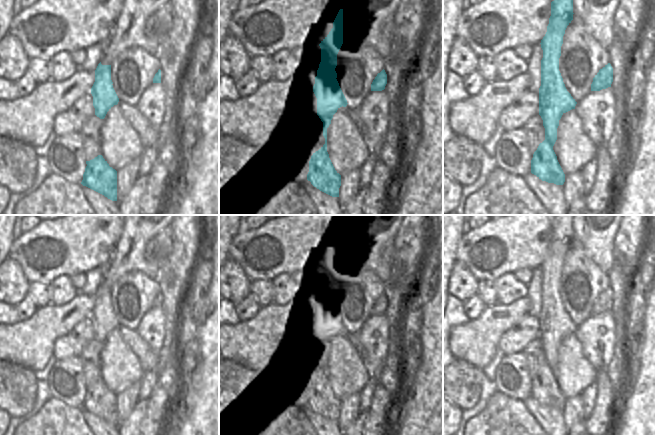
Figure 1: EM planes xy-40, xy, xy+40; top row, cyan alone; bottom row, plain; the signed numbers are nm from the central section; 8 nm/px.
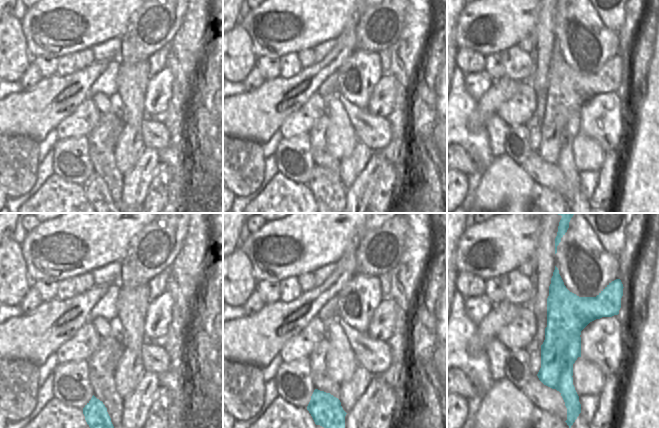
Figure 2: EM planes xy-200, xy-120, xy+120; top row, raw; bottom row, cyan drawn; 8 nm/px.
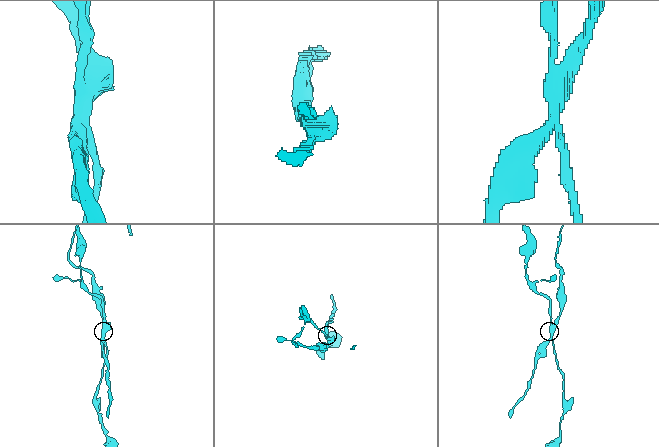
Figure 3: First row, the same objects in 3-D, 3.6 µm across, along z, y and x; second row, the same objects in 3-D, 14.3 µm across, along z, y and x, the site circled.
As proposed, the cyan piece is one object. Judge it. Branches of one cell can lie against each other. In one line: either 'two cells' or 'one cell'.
two cells

